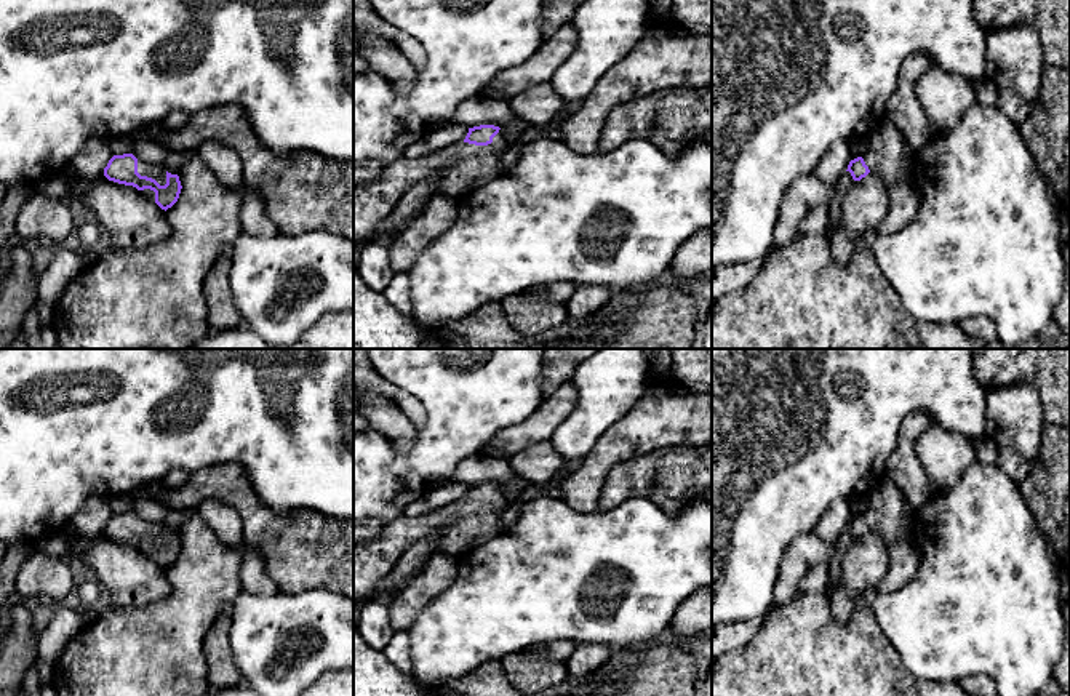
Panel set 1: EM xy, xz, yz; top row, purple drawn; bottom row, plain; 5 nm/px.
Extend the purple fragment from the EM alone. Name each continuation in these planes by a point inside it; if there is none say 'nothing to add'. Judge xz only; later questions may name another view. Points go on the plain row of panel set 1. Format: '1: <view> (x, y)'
1: xz (461, 527)

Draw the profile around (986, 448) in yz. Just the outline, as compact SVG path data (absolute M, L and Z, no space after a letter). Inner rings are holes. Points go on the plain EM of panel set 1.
M984 437L977 442L974 442L974 448L976 448L977 461L980 461L984 464L996 464L998 446L992 438Z

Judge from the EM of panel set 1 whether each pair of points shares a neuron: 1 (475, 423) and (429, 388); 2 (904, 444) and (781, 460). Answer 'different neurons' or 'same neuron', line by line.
1: same neuron
2: different neurons

